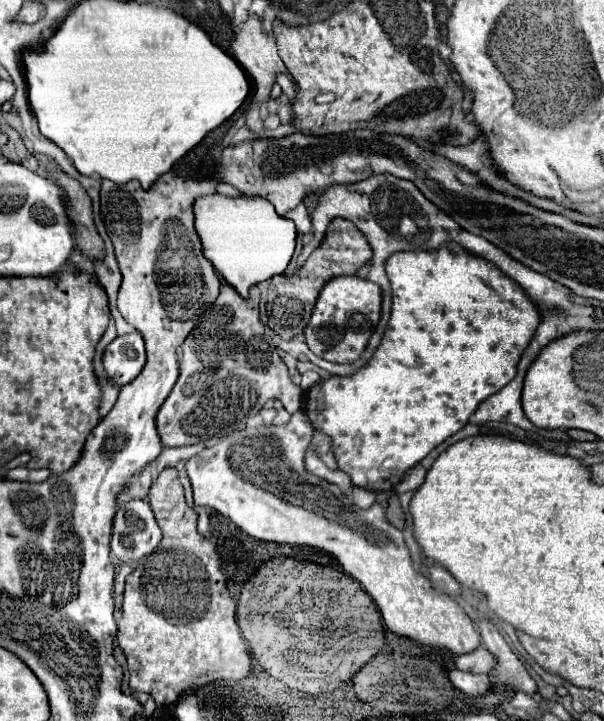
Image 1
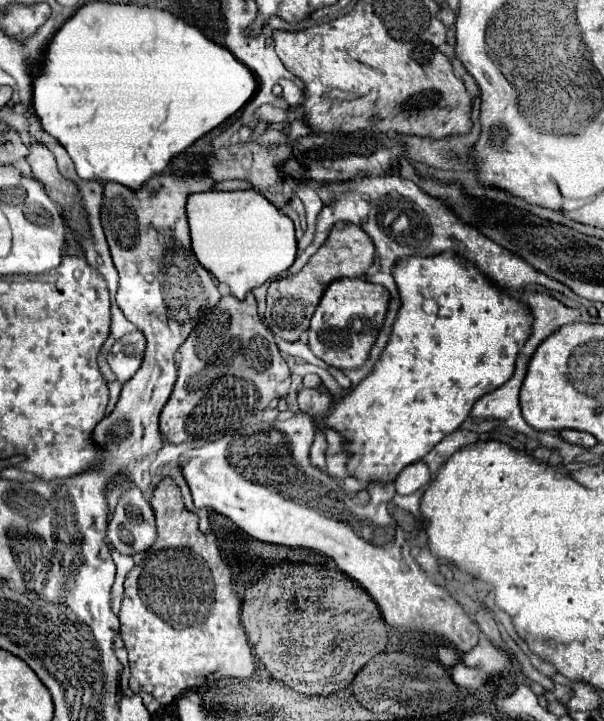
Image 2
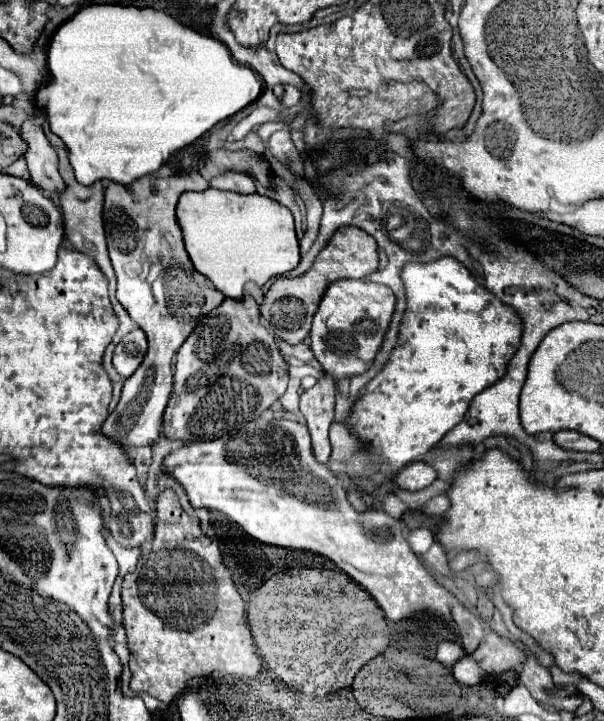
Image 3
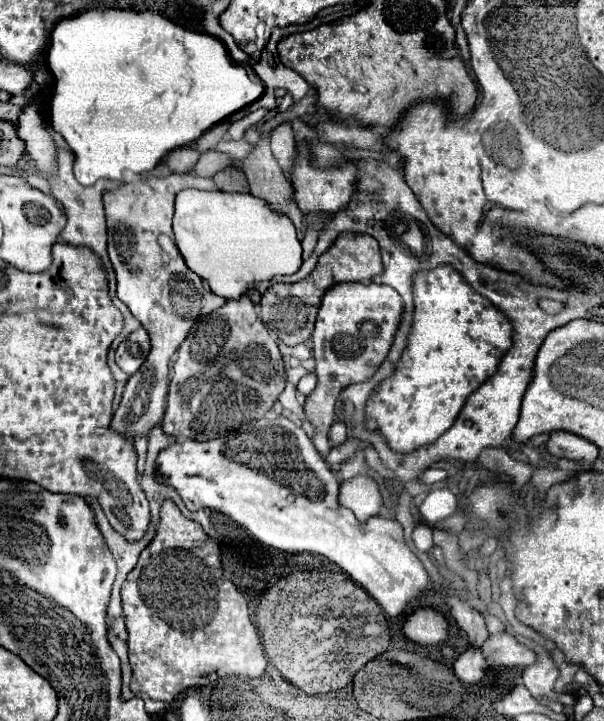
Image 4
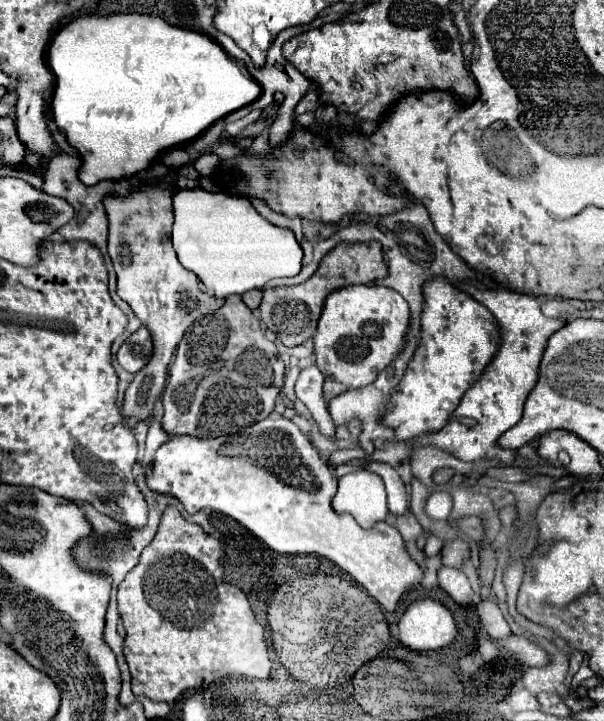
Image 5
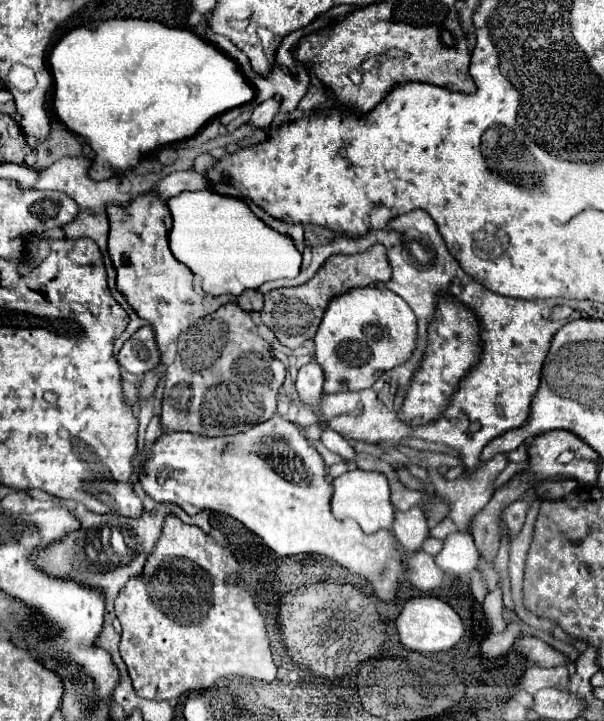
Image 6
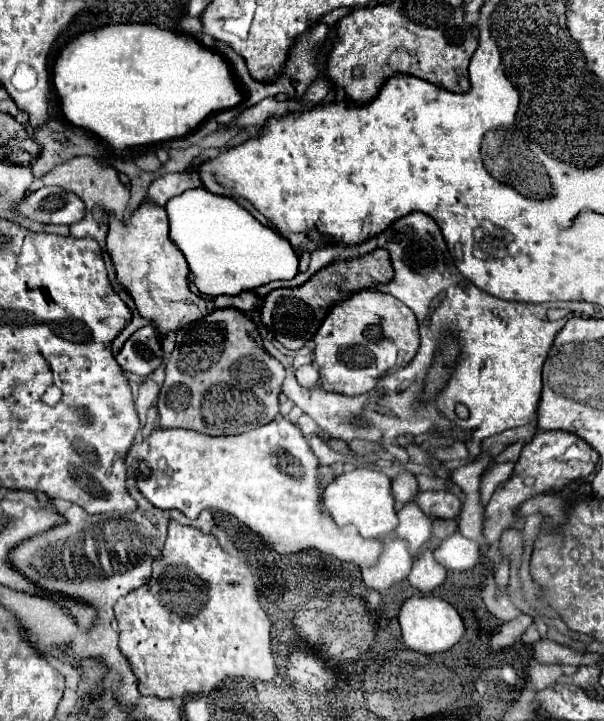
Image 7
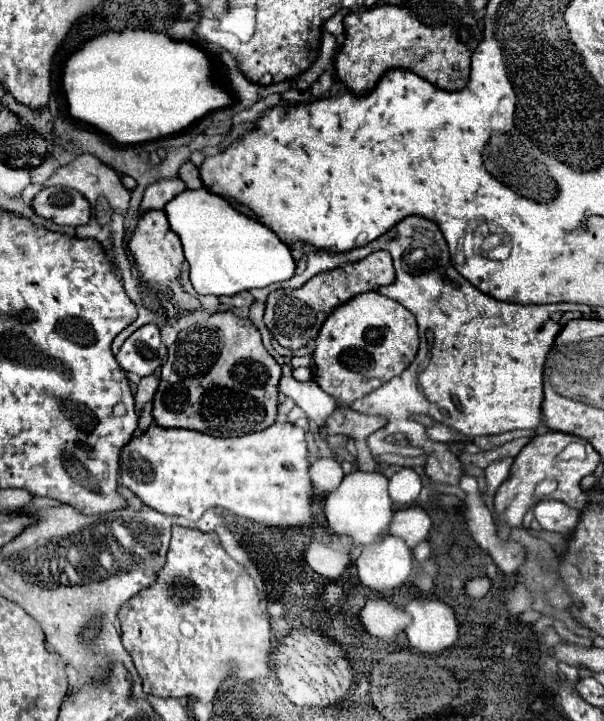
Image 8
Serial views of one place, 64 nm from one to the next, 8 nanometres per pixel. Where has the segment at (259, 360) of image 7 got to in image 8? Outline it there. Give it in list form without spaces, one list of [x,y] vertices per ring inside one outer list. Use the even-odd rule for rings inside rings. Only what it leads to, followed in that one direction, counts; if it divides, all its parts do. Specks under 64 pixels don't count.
[[[216,312],[198,322],[196,326],[178,332],[174,350],[168,350],[168,360],[162,366],[162,378],[154,396],[152,416],[156,424],[164,428],[188,428],[210,436],[236,436],[268,428],[278,414],[280,378],[282,368],[262,346],[256,326],[248,318],[240,318],[234,312]]]

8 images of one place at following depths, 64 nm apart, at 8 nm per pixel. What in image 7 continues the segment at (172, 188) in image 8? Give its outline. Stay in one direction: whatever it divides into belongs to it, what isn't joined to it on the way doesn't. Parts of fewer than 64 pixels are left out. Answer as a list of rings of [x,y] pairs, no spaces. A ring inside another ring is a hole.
[[[176,172],[176,174],[166,174],[160,176],[158,180],[152,182],[152,186],[148,188],[148,200],[156,202],[156,204],[166,204],[170,198],[182,194],[184,190],[190,188],[200,188],[202,180],[198,172]]]

